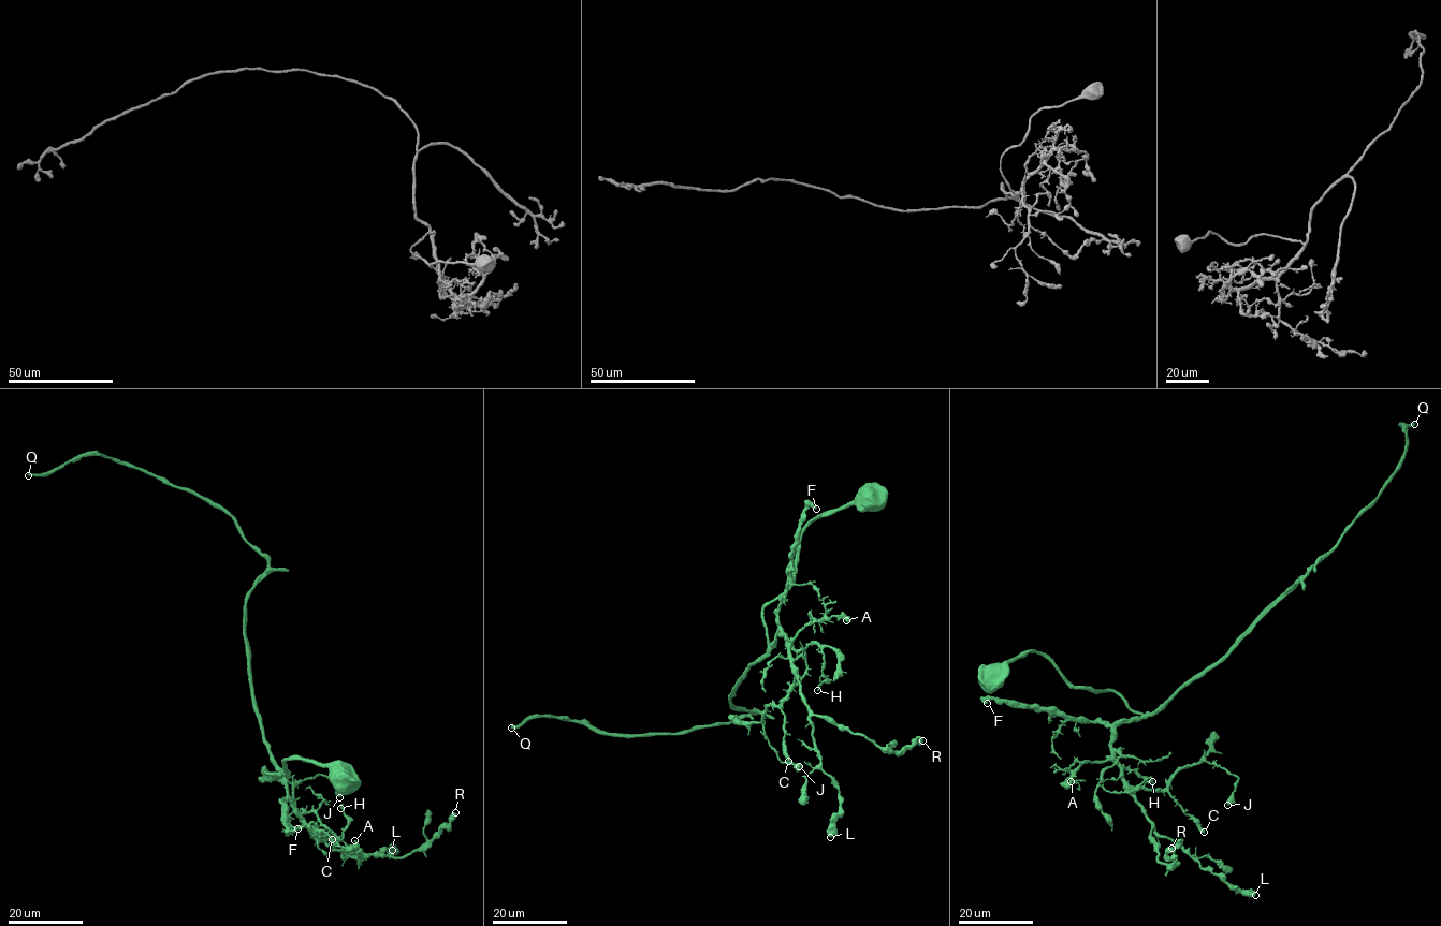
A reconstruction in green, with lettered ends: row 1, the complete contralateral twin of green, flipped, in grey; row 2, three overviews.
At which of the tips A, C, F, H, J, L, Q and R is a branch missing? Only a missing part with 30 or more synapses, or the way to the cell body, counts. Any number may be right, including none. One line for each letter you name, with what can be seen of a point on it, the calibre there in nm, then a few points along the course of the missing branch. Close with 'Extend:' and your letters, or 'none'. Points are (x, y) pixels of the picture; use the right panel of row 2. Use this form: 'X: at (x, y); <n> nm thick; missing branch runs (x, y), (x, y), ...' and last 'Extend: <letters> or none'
F: at (987, 703); 280 nm thick; missing branch runs (987, 703), (1005, 699), (1024, 711), (1087, 702), (1121, 702), (1148, 717), (1188, 723)
Q: at (1414, 424); 380 nm thick
Extend: F, Q

